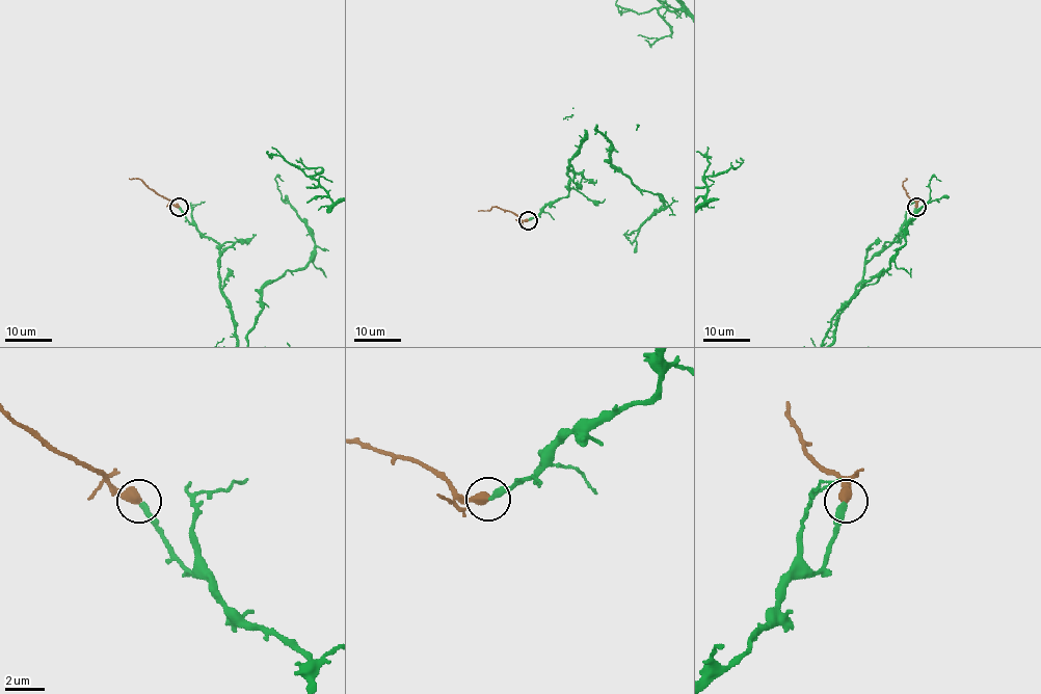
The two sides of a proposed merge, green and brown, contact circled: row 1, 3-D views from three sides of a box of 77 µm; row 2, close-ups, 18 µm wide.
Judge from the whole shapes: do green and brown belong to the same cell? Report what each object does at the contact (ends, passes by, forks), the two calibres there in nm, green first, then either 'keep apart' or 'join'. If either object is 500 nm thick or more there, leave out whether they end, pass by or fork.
300/500 nm | join

